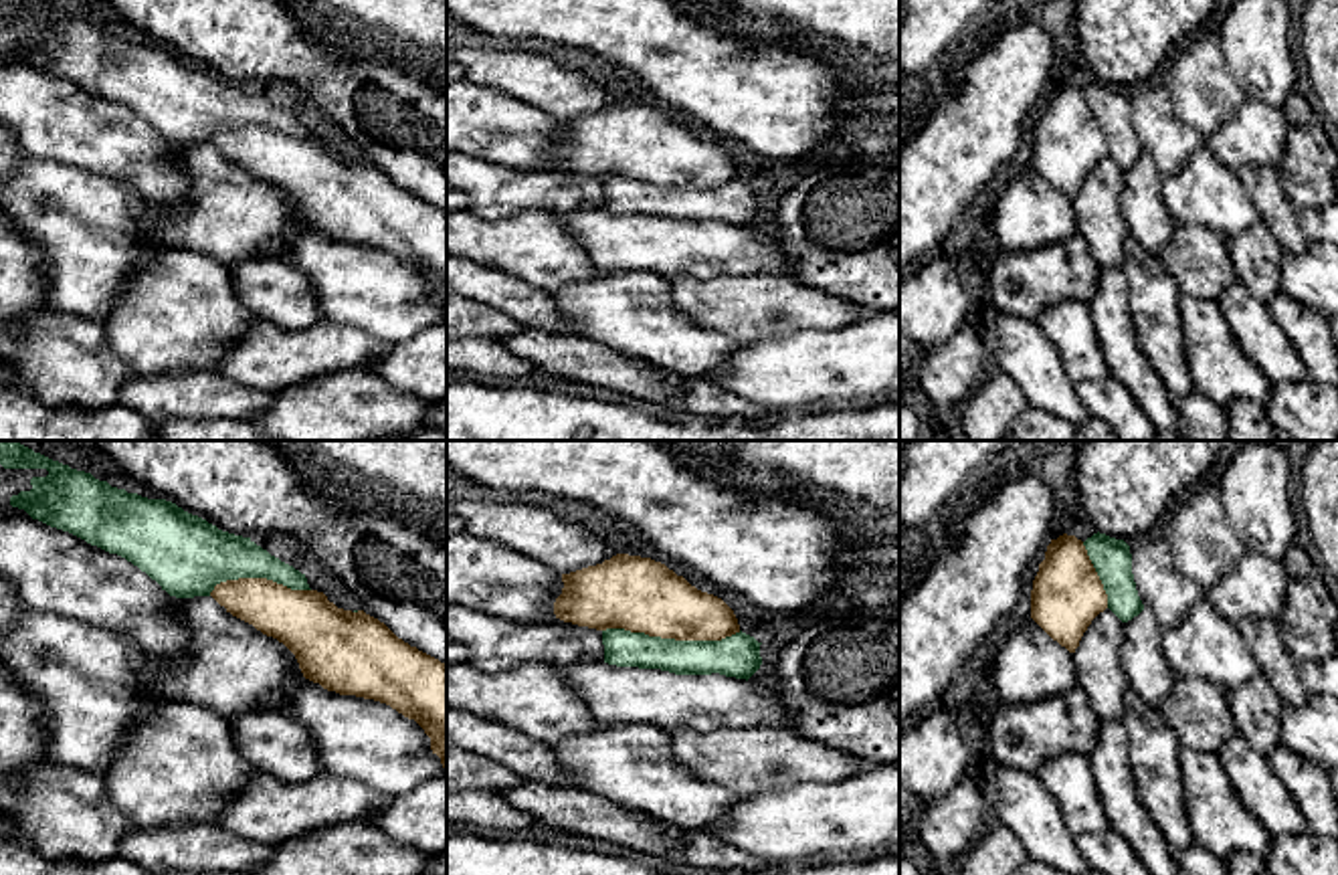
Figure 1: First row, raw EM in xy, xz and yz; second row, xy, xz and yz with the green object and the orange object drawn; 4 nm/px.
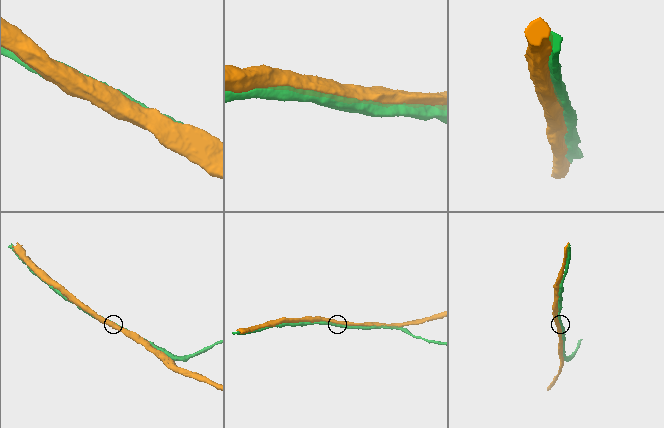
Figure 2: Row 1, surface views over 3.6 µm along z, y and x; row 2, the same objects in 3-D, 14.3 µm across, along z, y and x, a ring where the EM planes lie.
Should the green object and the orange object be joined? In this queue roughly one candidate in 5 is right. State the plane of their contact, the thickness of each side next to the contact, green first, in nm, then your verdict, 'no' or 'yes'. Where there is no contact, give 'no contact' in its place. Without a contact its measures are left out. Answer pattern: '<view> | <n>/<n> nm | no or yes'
xz | 160/300 nm | no

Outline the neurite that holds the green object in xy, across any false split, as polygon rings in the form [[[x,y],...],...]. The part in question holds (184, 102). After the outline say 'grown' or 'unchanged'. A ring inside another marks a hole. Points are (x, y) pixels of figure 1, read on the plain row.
[[[0,0],[0,12],[49,18],[30,26],[30,38],[12,42],[12,55],[125,105],[170,143],[210,143],[216,131],[238,125],[311,137],[305,121],[251,85],[222,79],[172,48],[127,40],[40,0]]] | unchanged

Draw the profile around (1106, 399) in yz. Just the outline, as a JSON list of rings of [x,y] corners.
[[[1114,376],[1079,382],[1075,394],[1093,418],[1112,426],[1120,441],[1150,441],[1154,436],[1154,424]]]

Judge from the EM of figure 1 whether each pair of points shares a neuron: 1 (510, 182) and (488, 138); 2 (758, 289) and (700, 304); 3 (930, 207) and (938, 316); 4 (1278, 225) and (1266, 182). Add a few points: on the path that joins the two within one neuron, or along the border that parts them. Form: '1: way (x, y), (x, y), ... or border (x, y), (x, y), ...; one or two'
1: border (467, 154), (506, 166), (548, 170); two
2: way (744, 304), (714, 304); one
3: border (936, 253), (920, 265); two
4: way (1278, 215), (1266, 192); one

